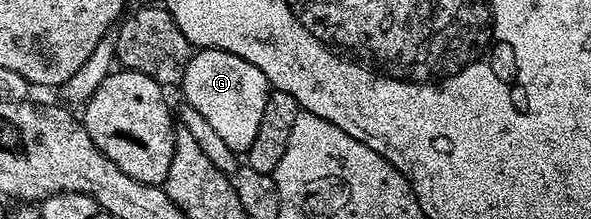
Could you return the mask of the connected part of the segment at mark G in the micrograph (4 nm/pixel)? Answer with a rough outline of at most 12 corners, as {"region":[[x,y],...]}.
{"region":[[198,49],[184,101],[227,147],[255,144],[270,89],[255,64]]}

